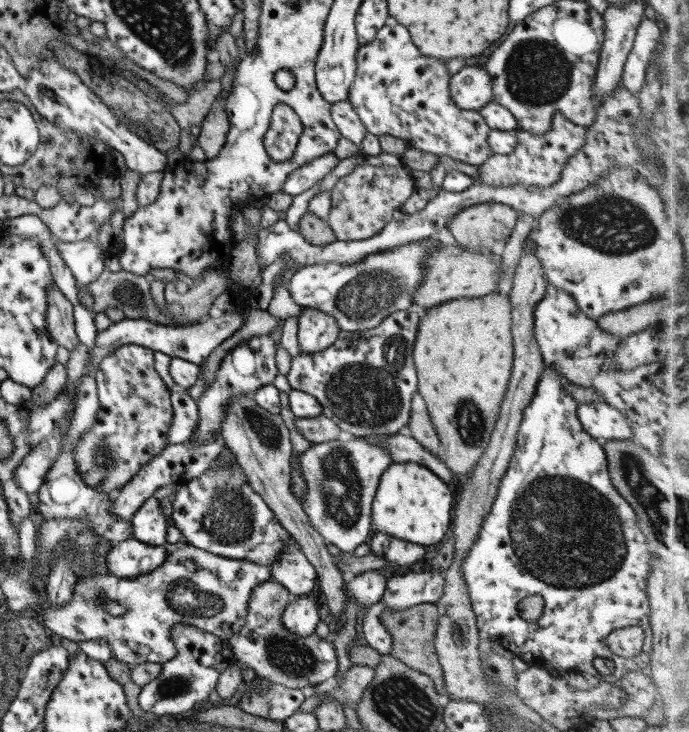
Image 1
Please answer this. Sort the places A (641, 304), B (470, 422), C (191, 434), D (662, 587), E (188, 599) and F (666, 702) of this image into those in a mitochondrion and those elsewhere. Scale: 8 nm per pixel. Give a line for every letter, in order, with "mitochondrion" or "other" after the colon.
A: other
B: mitochondrion
C: other
D: other
E: mitochondrion
F: other

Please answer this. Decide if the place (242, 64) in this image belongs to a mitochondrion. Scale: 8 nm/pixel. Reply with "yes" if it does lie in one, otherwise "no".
no

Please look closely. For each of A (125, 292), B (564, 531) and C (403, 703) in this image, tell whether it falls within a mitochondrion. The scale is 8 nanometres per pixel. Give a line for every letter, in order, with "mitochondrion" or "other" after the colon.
A: mitochondrion
B: mitochondrion
C: mitochondrion

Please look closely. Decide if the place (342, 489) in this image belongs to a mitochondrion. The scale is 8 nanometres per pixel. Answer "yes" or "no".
yes

